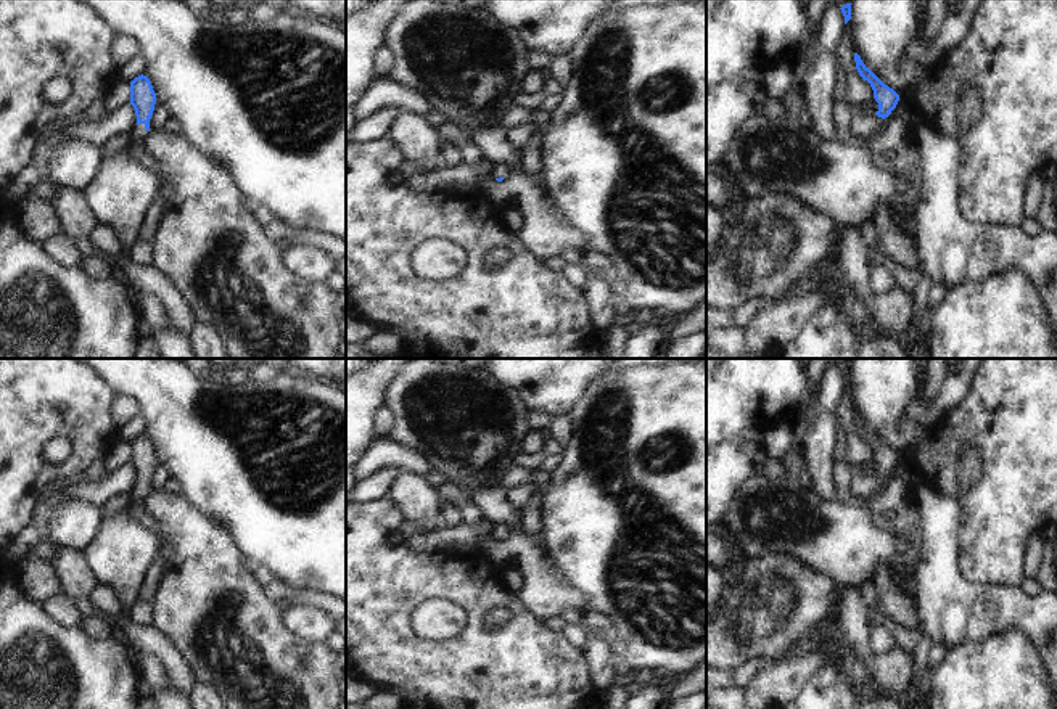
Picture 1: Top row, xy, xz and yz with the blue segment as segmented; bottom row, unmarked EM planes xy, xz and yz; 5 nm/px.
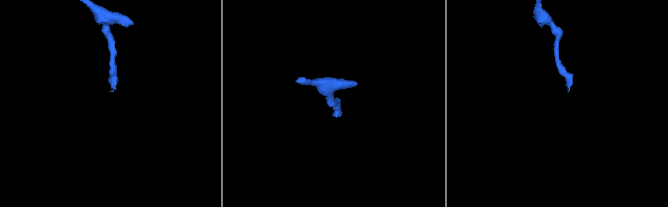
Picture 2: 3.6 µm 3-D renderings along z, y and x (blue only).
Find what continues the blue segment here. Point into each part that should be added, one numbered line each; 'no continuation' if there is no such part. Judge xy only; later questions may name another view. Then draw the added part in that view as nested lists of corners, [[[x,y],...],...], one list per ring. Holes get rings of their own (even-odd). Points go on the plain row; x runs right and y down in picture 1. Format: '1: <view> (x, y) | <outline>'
1: xy (119, 553) | [[[138,484],[122,500],[124,508],[101,519],[92,542],[82,550],[88,569],[98,584],[108,585],[127,614],[137,601],[138,588],[150,563],[156,558],[159,539],[153,529],[145,529],[129,518],[129,508],[146,494]]]

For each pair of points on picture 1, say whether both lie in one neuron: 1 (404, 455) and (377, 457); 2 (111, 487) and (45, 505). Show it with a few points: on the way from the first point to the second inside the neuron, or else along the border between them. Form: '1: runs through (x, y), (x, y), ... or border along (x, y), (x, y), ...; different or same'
1: runs through (398, 455), (383, 455); same
2: runs through (95, 492), (61, 492); same

